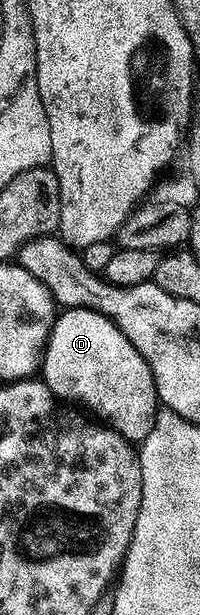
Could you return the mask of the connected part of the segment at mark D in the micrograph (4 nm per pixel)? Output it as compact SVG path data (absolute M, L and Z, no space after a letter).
M70 308L55 317L52 333L48 335L48 343L44 345L42 353L42 379L44 385L61 401L81 404L76 405L81 409L89 408L97 421L103 422L129 442L143 442L156 421L158 401L150 366L146 366L142 354L134 350L119 326L92 308Z

